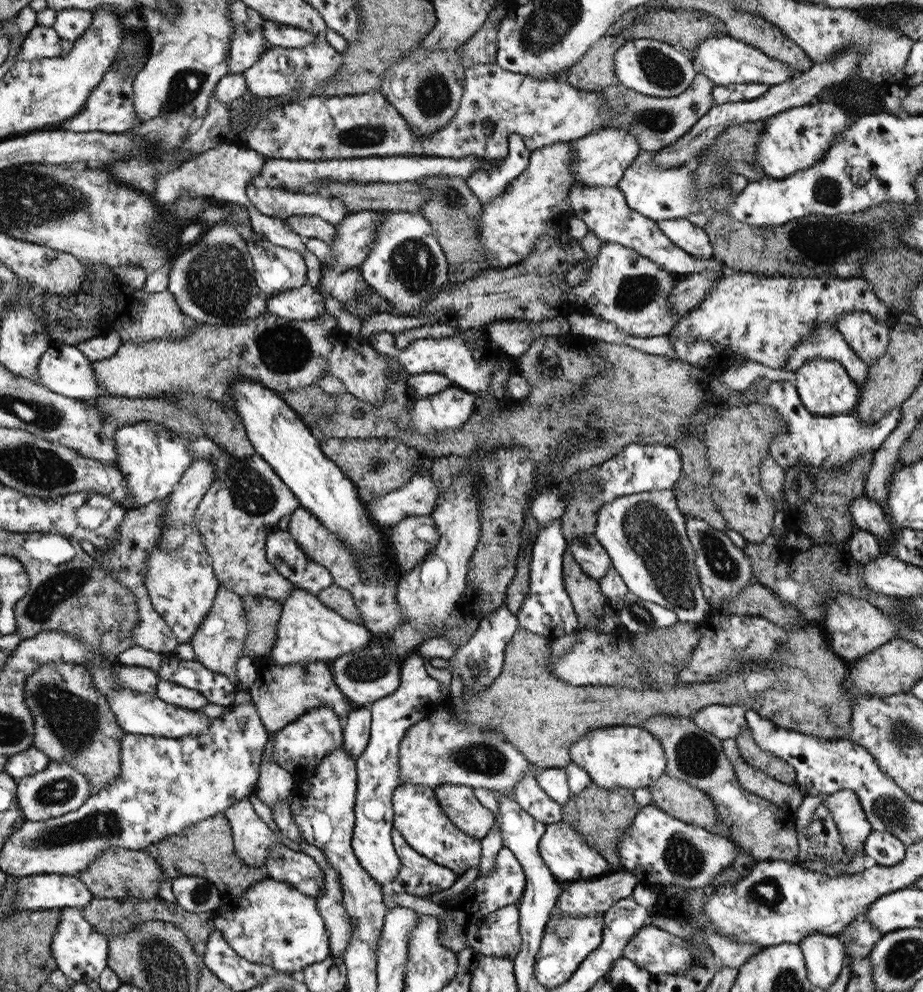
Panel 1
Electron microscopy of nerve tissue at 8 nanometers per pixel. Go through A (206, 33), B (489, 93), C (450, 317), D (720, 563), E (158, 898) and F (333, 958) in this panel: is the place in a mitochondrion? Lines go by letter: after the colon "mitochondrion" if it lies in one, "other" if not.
A: other
B: other
C: other
D: mitochondrion
E: other
F: other

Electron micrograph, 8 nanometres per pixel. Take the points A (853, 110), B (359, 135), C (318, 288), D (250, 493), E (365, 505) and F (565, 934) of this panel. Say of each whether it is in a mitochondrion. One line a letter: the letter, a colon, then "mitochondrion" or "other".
A: other
B: mitochondrion
C: other
D: mitochondrion
E: other
F: mitochondrion

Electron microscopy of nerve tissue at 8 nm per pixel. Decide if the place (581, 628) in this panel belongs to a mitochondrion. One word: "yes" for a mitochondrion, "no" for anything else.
no

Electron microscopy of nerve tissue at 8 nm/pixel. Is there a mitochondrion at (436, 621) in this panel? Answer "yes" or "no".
no

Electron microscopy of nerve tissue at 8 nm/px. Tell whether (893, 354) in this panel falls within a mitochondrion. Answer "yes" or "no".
no

